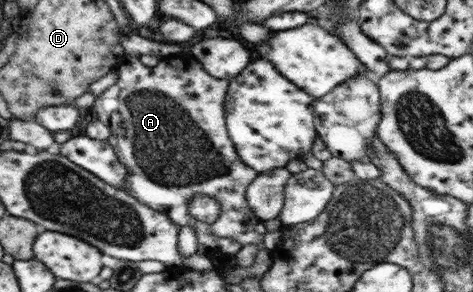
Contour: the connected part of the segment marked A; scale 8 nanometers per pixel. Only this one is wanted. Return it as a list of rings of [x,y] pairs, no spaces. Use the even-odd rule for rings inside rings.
[[[188,51],[161,58],[161,62],[154,68],[145,66],[140,61],[139,57],[127,55],[117,69],[118,81],[96,97],[93,112],[97,112],[97,118],[110,128],[110,137],[107,142],[113,147],[113,150],[117,152],[121,164],[125,164],[125,168],[129,170],[129,176],[126,180],[126,188],[129,188],[129,194],[139,202],[142,202],[145,206],[166,214],[177,226],[192,226],[195,229],[198,238],[197,253],[200,255],[205,255],[211,258],[213,254],[219,253],[221,250],[218,248],[218,238],[234,238],[239,244],[242,244],[242,246],[247,246],[247,244],[257,244],[261,249],[265,248],[264,236],[266,235],[267,230],[263,225],[263,221],[260,218],[257,218],[257,215],[251,210],[251,207],[246,200],[247,187],[253,180],[255,180],[255,178],[257,178],[258,173],[252,168],[249,168],[249,166],[239,158],[235,145],[229,138],[229,133],[227,132],[225,120],[227,115],[225,114],[224,102],[226,101],[228,84],[230,81],[228,79],[213,78]],[[199,194],[215,198],[221,203],[221,212],[219,212],[219,216],[213,224],[201,222],[189,212],[189,201],[191,201],[195,195]]]

